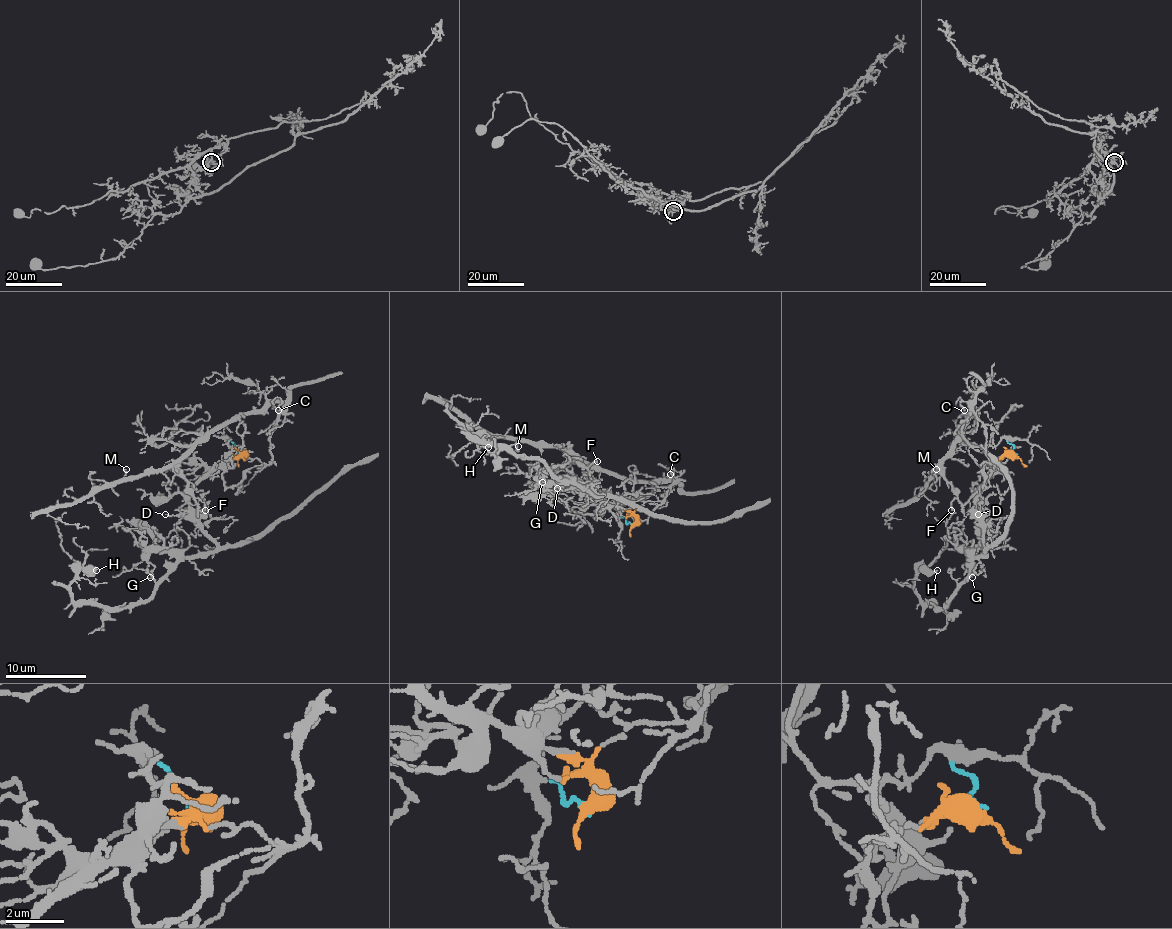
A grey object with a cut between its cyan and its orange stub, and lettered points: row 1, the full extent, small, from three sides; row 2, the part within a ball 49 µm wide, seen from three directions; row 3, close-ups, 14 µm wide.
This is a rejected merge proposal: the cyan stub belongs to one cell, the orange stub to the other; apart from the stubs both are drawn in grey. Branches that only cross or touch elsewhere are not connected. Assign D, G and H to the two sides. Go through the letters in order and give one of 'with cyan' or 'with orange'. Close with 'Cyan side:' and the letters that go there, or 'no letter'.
D: with orange
G: with orange
H: with orange
Cyan side: no letter

